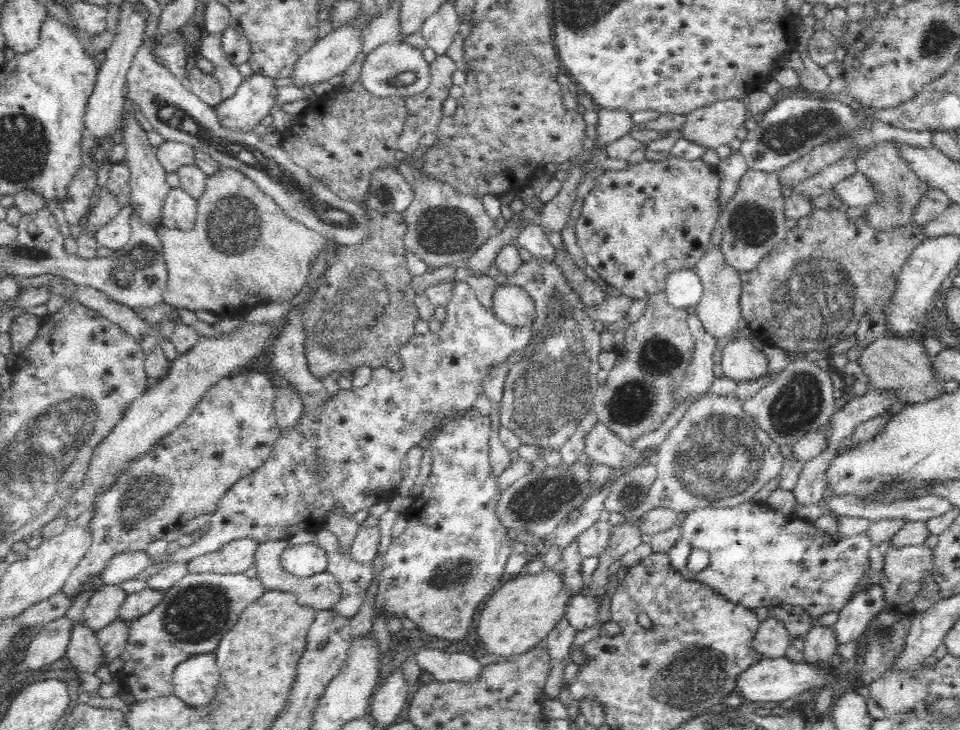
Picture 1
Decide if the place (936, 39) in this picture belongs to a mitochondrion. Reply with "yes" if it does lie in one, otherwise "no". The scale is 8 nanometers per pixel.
yes

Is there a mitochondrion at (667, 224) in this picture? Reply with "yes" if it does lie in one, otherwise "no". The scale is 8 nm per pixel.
no

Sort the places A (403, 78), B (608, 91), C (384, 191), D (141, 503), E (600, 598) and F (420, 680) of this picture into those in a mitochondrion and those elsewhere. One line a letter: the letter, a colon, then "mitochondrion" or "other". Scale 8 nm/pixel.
A: mitochondrion
B: other
C: mitochondrion
D: mitochondrion
E: other
F: other

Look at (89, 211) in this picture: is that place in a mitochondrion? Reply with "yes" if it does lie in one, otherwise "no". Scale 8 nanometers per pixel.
no

